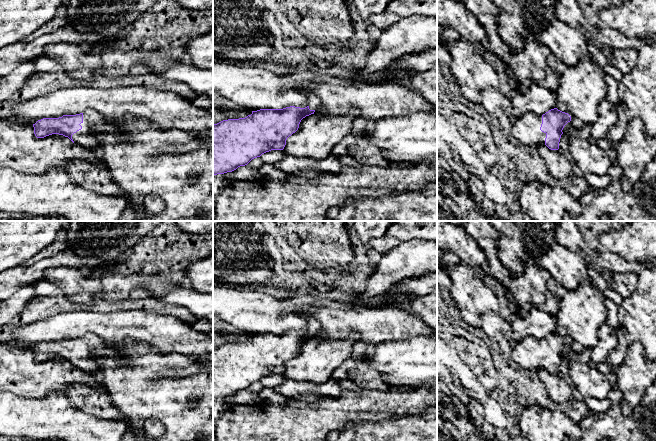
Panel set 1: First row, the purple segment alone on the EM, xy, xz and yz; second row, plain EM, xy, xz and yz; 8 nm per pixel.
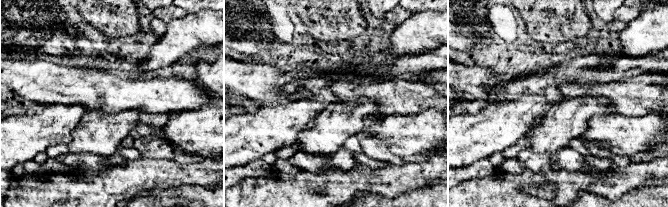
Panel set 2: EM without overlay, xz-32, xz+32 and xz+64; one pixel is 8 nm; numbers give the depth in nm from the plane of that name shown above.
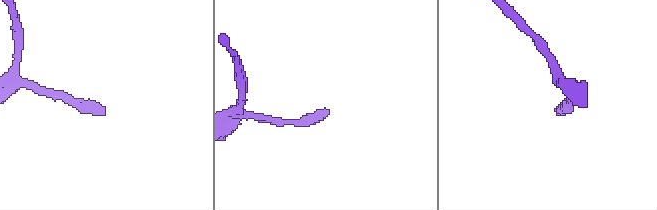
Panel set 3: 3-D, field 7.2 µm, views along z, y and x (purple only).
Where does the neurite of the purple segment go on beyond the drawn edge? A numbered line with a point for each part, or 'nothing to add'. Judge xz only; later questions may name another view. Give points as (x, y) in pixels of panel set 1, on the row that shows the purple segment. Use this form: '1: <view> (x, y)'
1: xz (314, 102)

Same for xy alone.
1: xy (94, 125)

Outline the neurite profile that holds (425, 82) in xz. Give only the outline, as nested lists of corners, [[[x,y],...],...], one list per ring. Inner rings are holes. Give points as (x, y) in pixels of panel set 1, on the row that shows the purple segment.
[[[437,63],[423,72],[414,72],[409,77],[409,86],[418,91],[427,101],[437,106]]]

